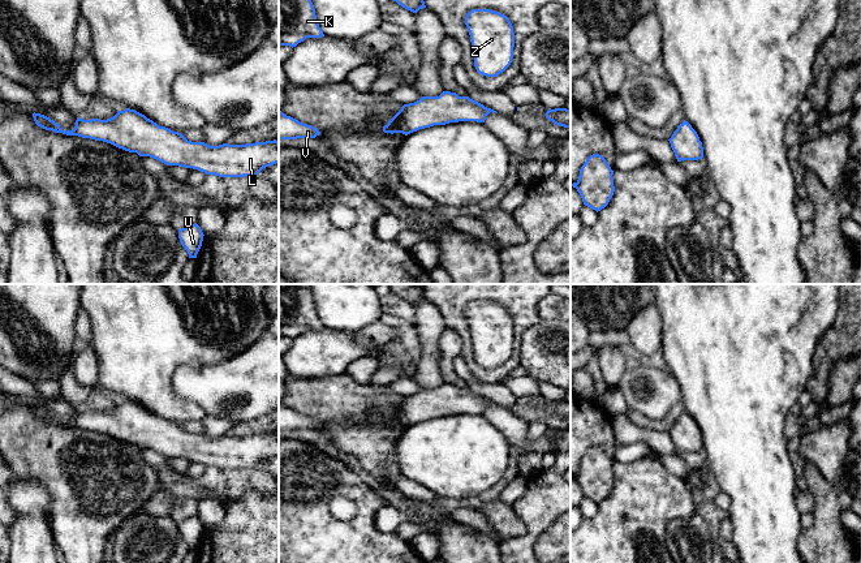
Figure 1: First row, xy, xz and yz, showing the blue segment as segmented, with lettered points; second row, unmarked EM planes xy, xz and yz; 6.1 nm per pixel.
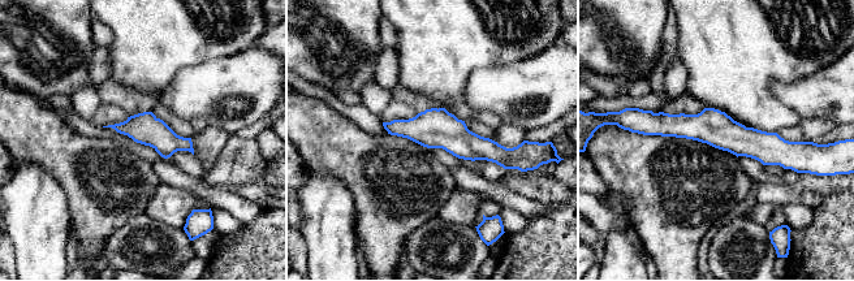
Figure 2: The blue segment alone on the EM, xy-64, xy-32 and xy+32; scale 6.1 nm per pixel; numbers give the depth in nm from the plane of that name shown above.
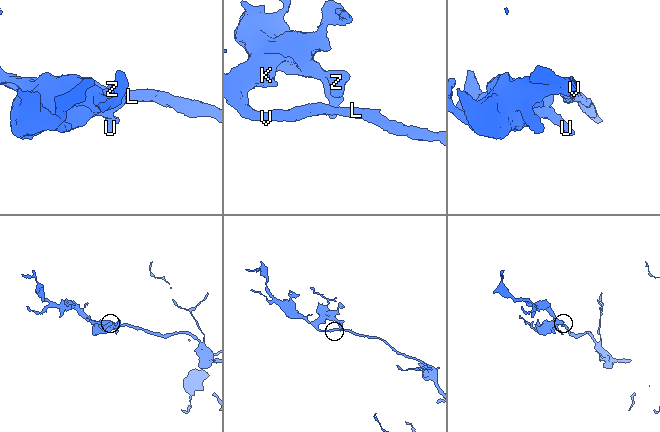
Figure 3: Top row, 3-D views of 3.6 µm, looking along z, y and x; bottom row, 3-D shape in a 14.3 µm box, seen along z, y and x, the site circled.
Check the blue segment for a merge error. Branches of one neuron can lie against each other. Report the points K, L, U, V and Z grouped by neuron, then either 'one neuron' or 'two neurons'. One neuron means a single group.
groups K L U V Z; one neuron

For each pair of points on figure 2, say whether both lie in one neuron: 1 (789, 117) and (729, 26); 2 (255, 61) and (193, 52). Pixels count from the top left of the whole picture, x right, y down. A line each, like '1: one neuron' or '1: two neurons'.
1: one neuron
2: two neurons

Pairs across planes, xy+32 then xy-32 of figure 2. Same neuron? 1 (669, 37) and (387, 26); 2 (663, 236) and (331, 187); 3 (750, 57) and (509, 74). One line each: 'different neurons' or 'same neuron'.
1: same neuron
2: different neurons
3: different neurons

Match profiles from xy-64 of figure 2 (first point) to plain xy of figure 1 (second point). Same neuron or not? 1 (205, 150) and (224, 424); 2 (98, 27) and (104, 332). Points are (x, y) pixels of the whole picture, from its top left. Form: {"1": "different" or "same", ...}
{"1": "same", "2": "different"}

